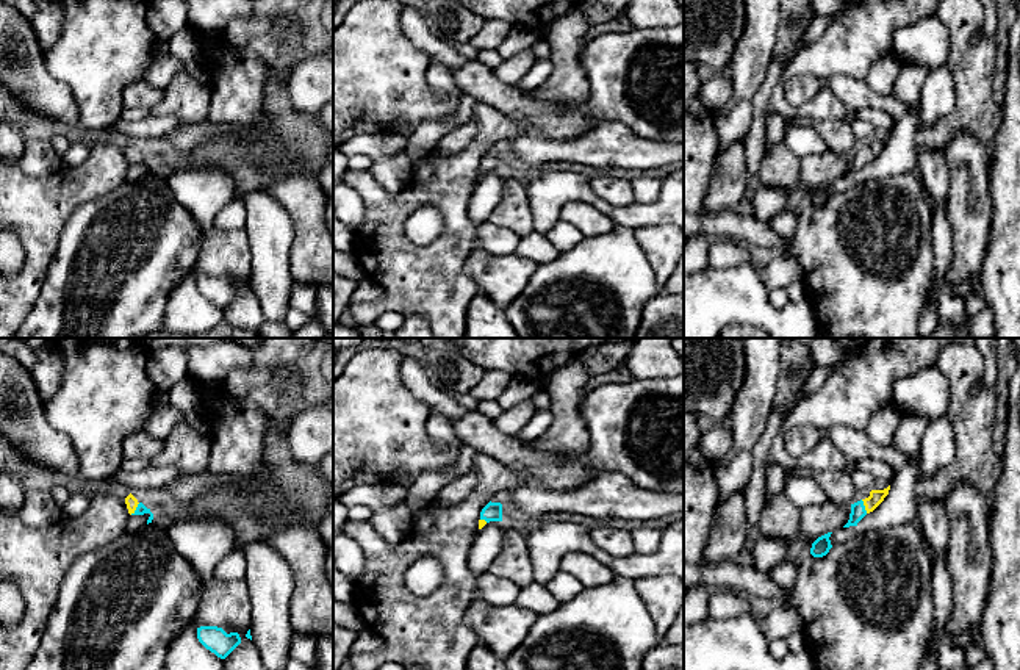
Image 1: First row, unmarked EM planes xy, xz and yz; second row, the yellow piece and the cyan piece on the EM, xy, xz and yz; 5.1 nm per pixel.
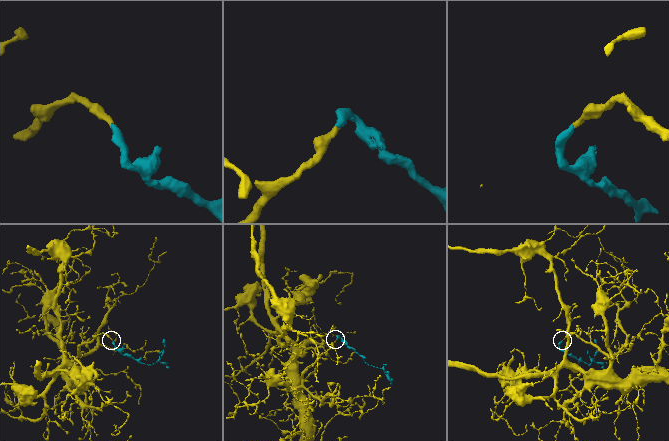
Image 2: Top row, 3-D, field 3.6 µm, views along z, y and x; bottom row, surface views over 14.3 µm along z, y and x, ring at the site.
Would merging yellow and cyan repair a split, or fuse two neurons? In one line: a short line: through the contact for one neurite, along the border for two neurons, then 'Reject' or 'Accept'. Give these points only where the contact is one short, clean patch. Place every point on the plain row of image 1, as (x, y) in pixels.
Line: xy (132, 152), (135, 158), (141, 158). Accept

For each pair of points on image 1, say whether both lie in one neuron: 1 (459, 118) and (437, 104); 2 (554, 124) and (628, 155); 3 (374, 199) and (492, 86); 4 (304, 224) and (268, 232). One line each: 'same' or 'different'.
1: different
2: different
3: different
4: different

